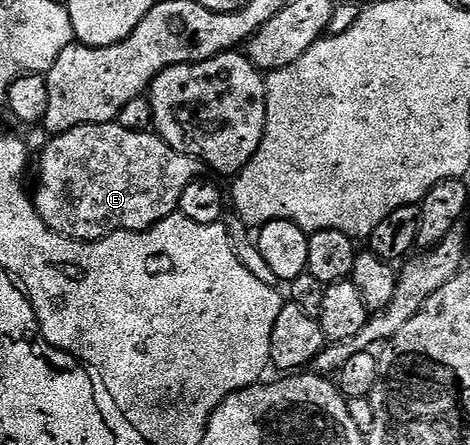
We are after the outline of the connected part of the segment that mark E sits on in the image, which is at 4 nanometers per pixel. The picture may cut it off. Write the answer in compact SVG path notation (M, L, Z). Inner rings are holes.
M118 122L77 126L60 136L51 136L39 156L39 181L33 199L37 214L57 234L74 240L100 240L115 232L144 232L157 222L176 215L179 199L189 182L204 175L202 160L173 150L154 131L125 130Z

